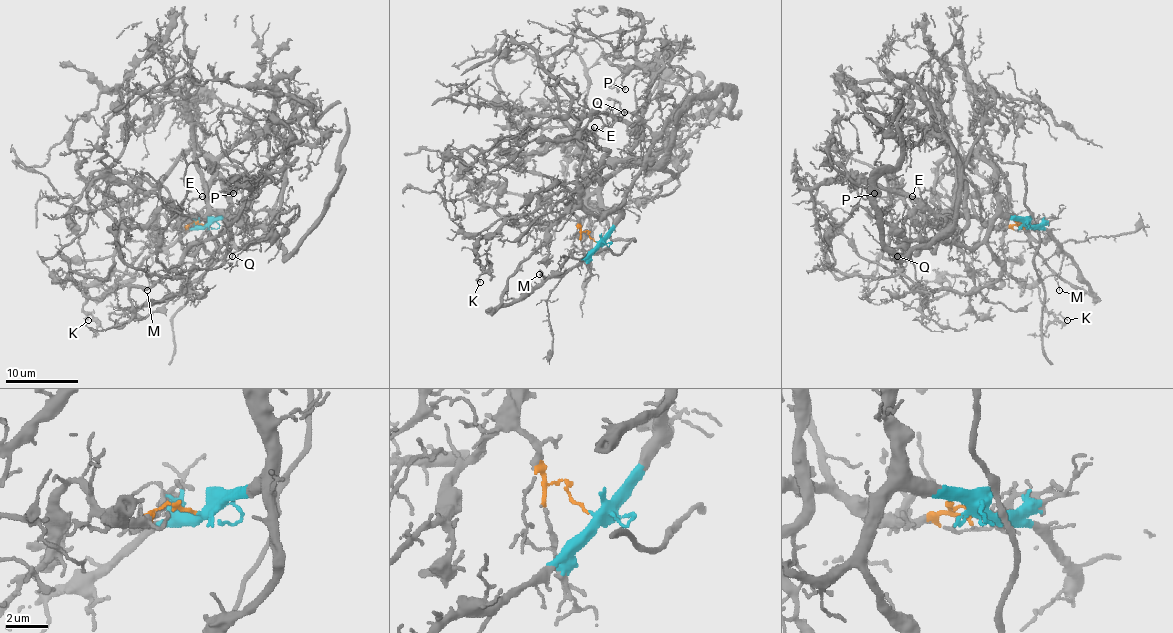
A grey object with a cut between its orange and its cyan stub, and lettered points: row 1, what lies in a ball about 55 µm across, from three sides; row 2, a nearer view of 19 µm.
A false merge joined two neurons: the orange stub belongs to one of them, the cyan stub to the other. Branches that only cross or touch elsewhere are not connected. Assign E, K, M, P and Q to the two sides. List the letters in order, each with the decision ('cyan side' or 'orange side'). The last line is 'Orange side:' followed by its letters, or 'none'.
E: orange side
K: cyan side
M: cyan side
P: orange side
Q: orange side
Orange side: E, P, Q

